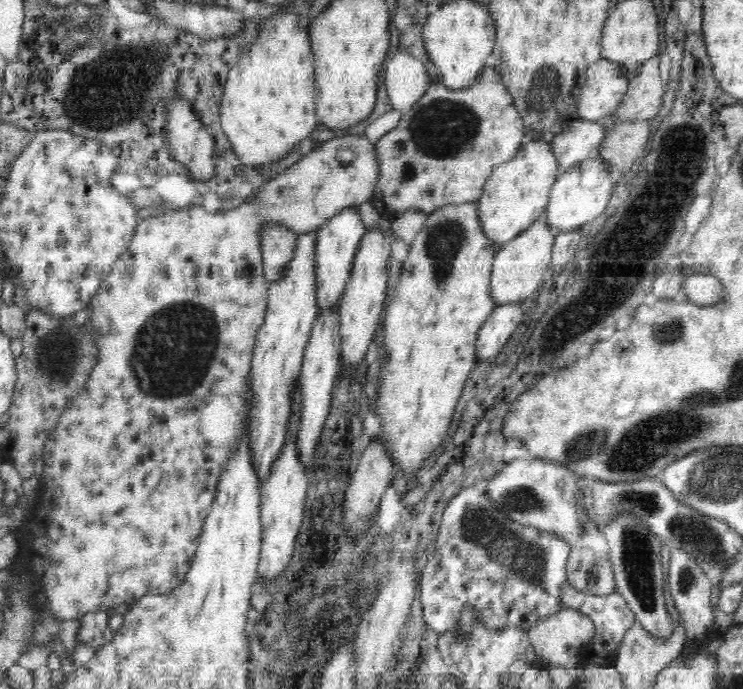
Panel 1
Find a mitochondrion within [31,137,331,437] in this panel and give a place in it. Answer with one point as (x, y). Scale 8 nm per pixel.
(181, 341)

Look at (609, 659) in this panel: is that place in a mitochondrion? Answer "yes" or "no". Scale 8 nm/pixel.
no

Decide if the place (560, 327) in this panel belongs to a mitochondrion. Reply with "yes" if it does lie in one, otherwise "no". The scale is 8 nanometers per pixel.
yes

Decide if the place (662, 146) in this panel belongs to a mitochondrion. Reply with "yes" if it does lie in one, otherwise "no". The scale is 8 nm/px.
no

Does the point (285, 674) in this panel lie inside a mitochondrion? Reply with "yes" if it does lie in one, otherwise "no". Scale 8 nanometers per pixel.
no

